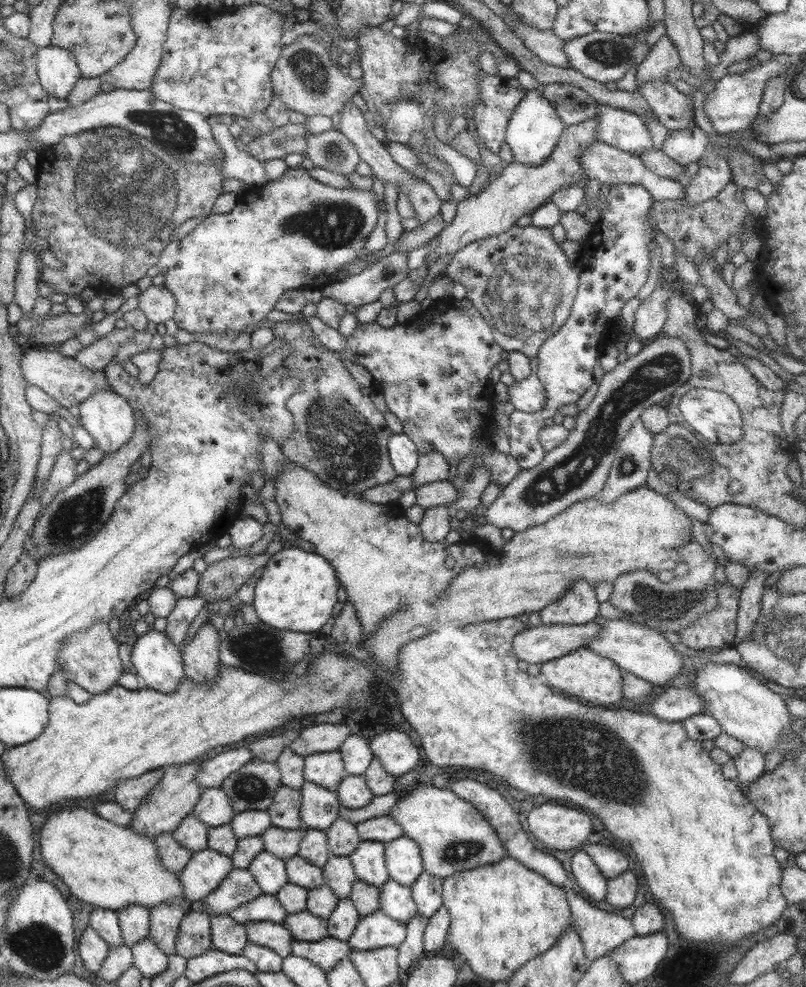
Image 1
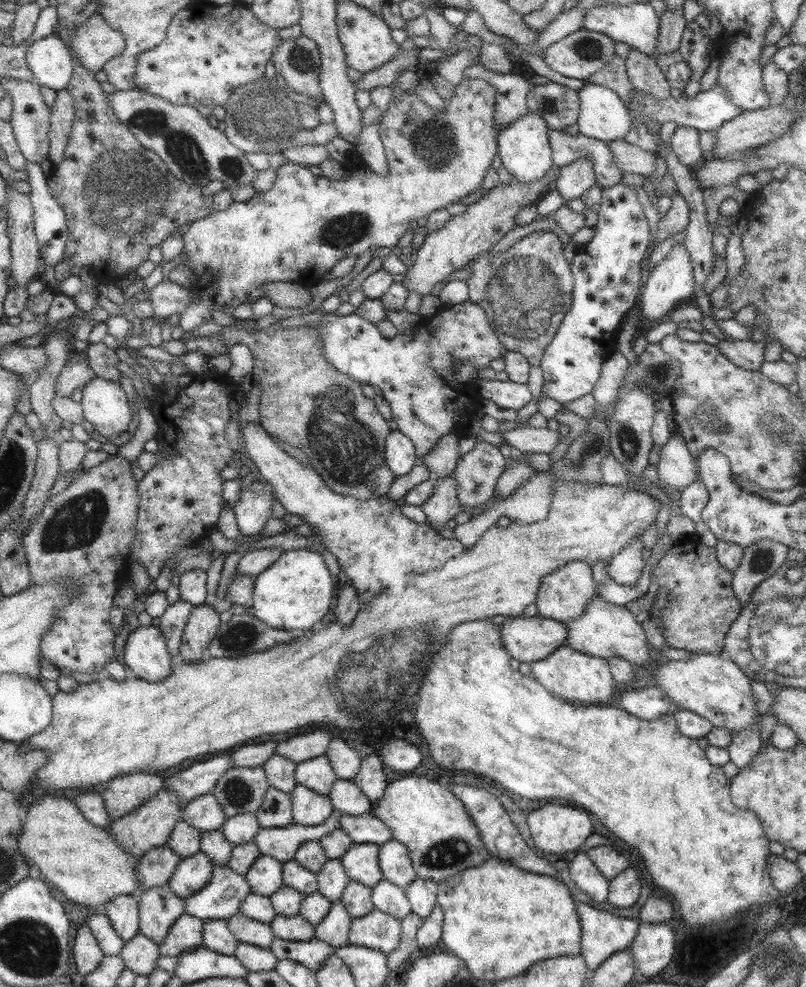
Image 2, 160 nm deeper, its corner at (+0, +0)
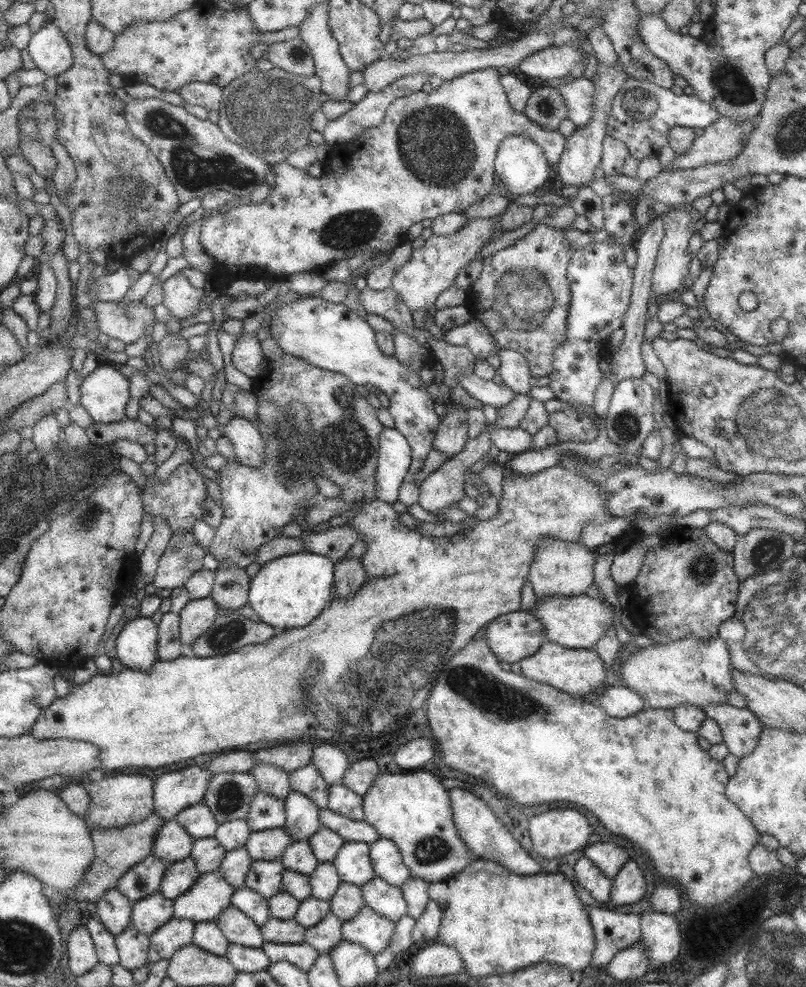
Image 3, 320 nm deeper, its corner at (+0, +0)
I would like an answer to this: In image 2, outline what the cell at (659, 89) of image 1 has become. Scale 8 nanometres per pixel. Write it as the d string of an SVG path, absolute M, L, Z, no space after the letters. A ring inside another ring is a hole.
M629 47L624 67L633 89L651 95L656 101L669 98L670 85L666 81L665 74L658 67L657 60Z

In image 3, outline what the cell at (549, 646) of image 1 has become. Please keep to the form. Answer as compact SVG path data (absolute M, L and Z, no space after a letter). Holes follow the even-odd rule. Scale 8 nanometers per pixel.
M527 610L496 616L487 623L484 634L491 652L509 664L533 655L543 643L543 636L541 621Z

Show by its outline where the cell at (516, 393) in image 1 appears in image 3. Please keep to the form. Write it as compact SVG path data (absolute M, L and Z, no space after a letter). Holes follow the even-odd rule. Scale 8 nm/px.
M465 373L457 379L457 384L481 405L489 405L493 408L501 408L511 402L515 396L512 390L505 385L496 385L491 380L484 380L474 373Z

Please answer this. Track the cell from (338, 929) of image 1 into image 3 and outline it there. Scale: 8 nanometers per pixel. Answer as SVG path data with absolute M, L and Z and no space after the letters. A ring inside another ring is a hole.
M327 913L315 926L304 928L302 942L311 945L319 955L327 955L342 940L342 921Z

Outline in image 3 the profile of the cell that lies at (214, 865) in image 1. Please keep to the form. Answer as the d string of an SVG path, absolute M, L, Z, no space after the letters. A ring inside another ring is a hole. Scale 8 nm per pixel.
M190 856L178 860L164 870L159 884L159 893L172 902L179 896L185 895L194 886L198 876L197 865Z

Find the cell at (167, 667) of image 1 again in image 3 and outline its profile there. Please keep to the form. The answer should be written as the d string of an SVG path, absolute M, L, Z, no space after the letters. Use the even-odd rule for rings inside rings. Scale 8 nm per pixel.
M155 594L145 596L140 616L123 625L115 642L118 659L125 668L149 672L158 662L158 624L151 616L159 612L161 599Z

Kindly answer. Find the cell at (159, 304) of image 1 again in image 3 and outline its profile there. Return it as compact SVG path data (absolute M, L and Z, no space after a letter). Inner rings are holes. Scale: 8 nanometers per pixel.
M179 271L174 273L173 276L169 276L161 284L161 290L163 290L163 301L161 304L179 322L195 315L205 302L204 290L192 288L187 278ZM201 299L202 304L199 303Z

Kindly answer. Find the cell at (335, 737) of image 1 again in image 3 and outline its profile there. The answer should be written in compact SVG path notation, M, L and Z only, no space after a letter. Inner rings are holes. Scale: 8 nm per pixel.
M307 741L280 745L279 748L260 749L253 752L253 761L275 765L290 774L292 771L306 767L314 756L314 745Z

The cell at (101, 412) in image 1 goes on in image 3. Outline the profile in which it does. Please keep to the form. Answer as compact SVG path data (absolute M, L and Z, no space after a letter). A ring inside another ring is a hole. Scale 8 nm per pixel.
M106 364L96 367L81 384L80 405L83 406L95 422L98 424L115 424L125 420L125 408L131 398L129 392L129 380L121 372L118 366Z

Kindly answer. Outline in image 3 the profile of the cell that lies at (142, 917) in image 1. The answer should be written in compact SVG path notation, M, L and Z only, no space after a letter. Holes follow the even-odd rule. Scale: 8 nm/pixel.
M117 888L98 901L97 916L116 937L132 927L134 902Z

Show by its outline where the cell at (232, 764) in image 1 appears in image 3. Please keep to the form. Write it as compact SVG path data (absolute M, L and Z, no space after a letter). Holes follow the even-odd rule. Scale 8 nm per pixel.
M192 763L162 774L154 782L154 812L159 814L163 821L171 821L180 811L202 803L202 796L206 794L210 778L210 770L201 769L201 766Z

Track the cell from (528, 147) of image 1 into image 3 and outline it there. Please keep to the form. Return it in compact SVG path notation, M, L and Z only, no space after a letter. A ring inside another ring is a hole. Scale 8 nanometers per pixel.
M508 136L499 143L494 173L511 194L533 194L549 178L549 164L542 149L528 137Z

